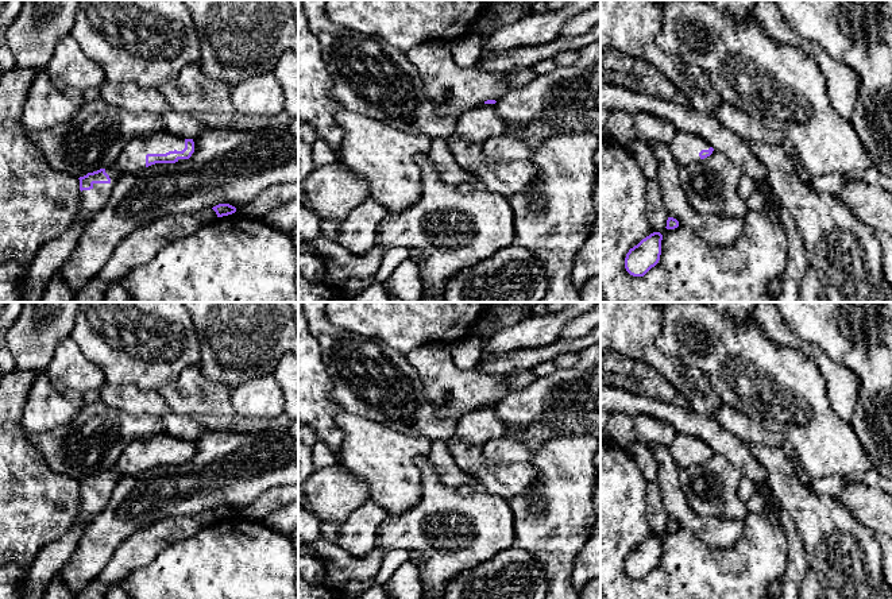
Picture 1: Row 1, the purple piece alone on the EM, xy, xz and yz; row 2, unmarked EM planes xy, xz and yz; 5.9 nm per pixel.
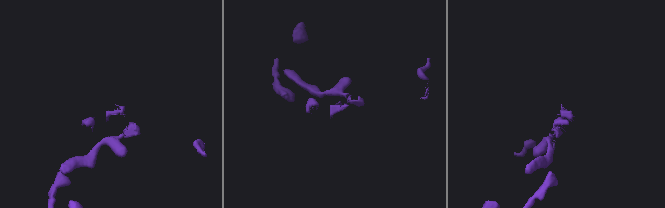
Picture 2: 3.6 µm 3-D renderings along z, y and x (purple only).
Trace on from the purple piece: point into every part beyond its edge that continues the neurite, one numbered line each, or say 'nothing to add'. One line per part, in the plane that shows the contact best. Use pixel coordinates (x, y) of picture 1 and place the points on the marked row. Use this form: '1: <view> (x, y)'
1: xy (51, 255)

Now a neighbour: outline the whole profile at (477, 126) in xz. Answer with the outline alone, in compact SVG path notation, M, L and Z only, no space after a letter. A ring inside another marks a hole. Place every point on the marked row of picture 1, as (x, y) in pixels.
M483 104L460 116L452 135L470 143L484 144L490 138L506 131L507 127L495 112L495 104Z

